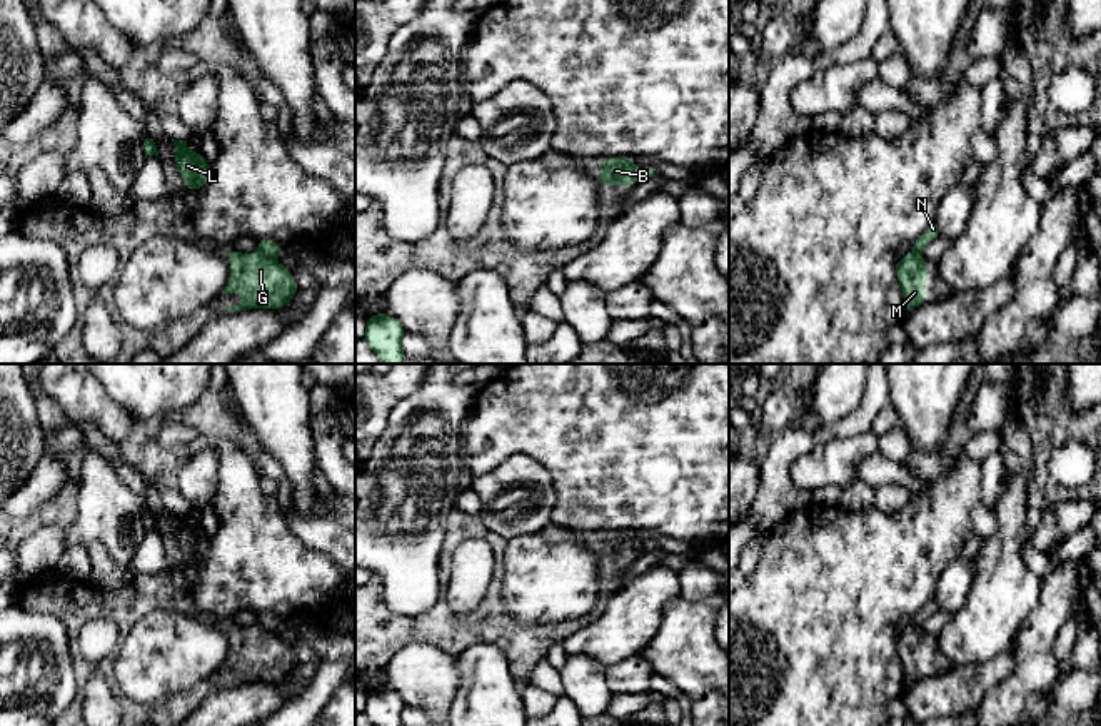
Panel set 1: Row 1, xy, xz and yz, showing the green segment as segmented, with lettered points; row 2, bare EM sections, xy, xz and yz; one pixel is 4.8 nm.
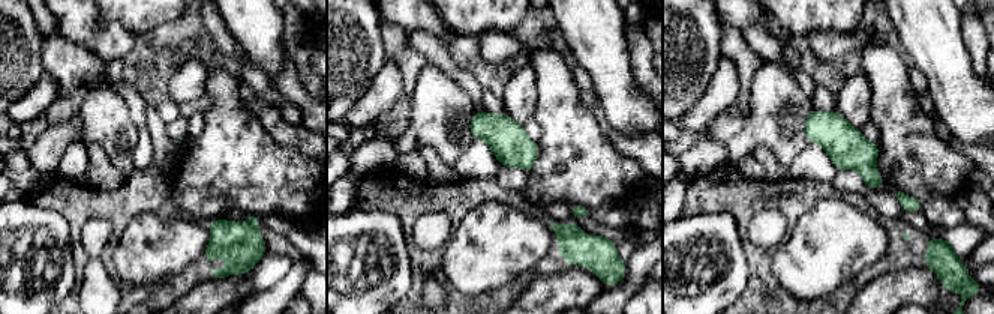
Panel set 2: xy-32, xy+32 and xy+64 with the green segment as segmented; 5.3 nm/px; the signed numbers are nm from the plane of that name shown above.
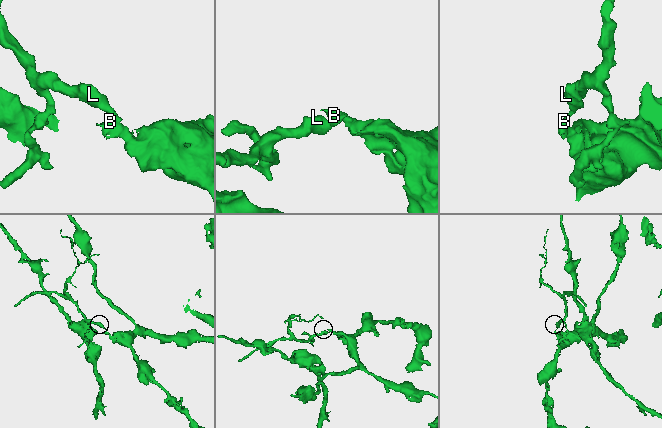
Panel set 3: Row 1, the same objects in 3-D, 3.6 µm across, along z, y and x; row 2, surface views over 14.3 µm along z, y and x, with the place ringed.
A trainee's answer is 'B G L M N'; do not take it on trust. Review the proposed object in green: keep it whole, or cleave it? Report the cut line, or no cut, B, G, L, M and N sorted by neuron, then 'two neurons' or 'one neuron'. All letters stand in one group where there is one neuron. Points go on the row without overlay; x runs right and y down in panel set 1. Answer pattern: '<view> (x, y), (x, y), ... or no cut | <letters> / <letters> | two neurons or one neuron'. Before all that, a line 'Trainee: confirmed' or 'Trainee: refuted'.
Trainee: refuted
xy (259, 625), (269, 631) | B G M / L N | two neurons

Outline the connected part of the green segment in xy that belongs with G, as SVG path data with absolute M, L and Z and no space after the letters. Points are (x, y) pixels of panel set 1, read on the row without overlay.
M225 624L230 636L232 651L222 668L240 664L244 674L240 679L229 679L232 686L247 683L284 683L290 673L300 664L292 656L289 641L275 638L270 631L255 628L239 628Z

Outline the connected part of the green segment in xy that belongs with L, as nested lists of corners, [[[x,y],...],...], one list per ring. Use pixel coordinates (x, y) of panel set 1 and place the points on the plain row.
[[[172,514],[177,527],[175,539],[178,547],[184,552],[184,557],[189,564],[202,564],[205,561],[205,554],[212,547],[210,537],[200,529],[200,526],[192,526],[187,522],[187,514]]]

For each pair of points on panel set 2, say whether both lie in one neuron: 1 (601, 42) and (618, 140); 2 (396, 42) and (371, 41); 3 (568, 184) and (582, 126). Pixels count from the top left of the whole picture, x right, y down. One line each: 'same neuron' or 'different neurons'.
1: different neurons
2: different neurons
3: same neuron

